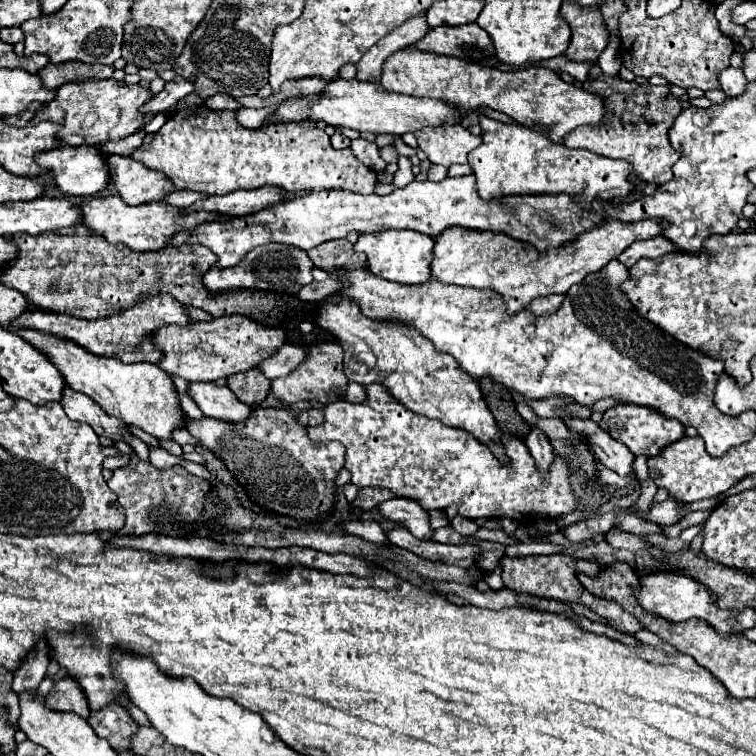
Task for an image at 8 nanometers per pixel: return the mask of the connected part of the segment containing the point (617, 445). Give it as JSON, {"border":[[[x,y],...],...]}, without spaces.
{"border":[[[562,416],[564,422],[568,422],[570,430],[578,430],[588,434],[588,442],[592,446],[594,456],[600,460],[602,466],[606,466],[612,472],[618,472],[620,476],[632,474],[632,464],[634,464],[634,454],[618,440],[608,436],[596,422],[592,420],[578,420],[572,416]]]}

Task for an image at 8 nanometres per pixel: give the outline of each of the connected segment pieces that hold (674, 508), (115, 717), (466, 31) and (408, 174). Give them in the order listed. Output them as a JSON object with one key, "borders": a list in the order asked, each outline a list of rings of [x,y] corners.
{"borders":[[[[666,498],[662,504],[652,504],[648,520],[654,524],[678,524],[682,520],[682,508],[674,498]]],[[[110,702],[108,706],[90,712],[88,724],[98,736],[106,738],[116,752],[130,750],[130,736],[136,732],[136,722],[116,702]]],[[[476,22],[464,26],[430,28],[428,34],[414,44],[414,48],[422,52],[462,58],[466,62],[482,66],[498,64],[498,60],[492,56],[494,46],[490,36]]],[[[400,155],[398,158],[399,170],[393,175],[393,184],[396,188],[403,188],[414,180],[412,163],[409,158]]]]}

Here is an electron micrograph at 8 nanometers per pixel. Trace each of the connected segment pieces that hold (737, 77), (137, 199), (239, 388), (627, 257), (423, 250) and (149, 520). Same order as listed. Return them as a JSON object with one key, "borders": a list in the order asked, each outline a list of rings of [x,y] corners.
{"borders":[[[[728,68],[728,70],[720,72],[720,86],[722,86],[722,90],[726,92],[728,98],[736,98],[736,96],[744,94],[748,82],[746,82],[742,70]]],[[[108,156],[108,172],[120,198],[134,206],[162,200],[174,190],[172,182],[164,174],[150,170],[132,158]]],[[[252,368],[244,374],[234,374],[232,378],[228,378],[228,388],[234,390],[240,402],[258,406],[270,392],[270,380],[260,370]]],[[[656,236],[656,238],[644,240],[644,242],[634,242],[632,246],[628,246],[628,250],[624,250],[620,256],[616,256],[616,260],[622,262],[626,268],[630,268],[640,258],[658,258],[658,256],[664,256],[674,250],[676,250],[676,246],[672,242],[668,242],[664,236]]],[[[382,230],[380,234],[360,234],[354,244],[356,252],[366,252],[370,272],[378,274],[384,280],[400,284],[422,284],[430,280],[430,262],[432,262],[434,240],[416,230]]],[[[140,460],[130,462],[126,468],[114,470],[112,478],[108,480],[108,488],[118,494],[118,504],[126,512],[126,524],[120,532],[106,532],[106,536],[102,534],[102,540],[108,540],[116,534],[140,536],[148,532],[184,536],[188,526],[202,516],[206,494],[210,492],[210,484],[206,480],[188,474],[182,466],[158,470],[150,462]]]]}

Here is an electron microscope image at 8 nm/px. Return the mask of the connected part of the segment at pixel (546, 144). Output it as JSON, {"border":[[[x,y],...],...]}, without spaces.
{"border":[[[484,114],[480,116],[480,126],[482,126],[482,144],[468,154],[468,164],[476,176],[478,194],[484,200],[502,200],[506,196],[516,194],[572,194],[572,198],[576,198],[580,206],[592,206],[594,200],[622,198],[632,190],[632,184],[628,182],[632,168],[624,160],[610,160],[606,156],[588,150],[572,150],[564,144],[554,144],[548,138],[548,130],[538,126],[504,124]]]}

